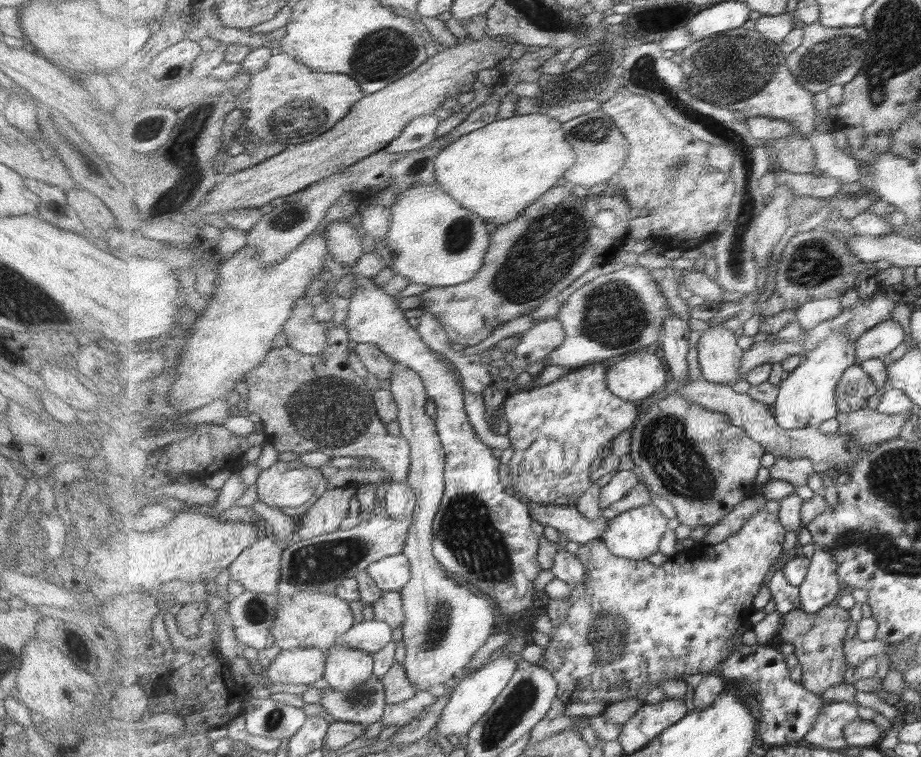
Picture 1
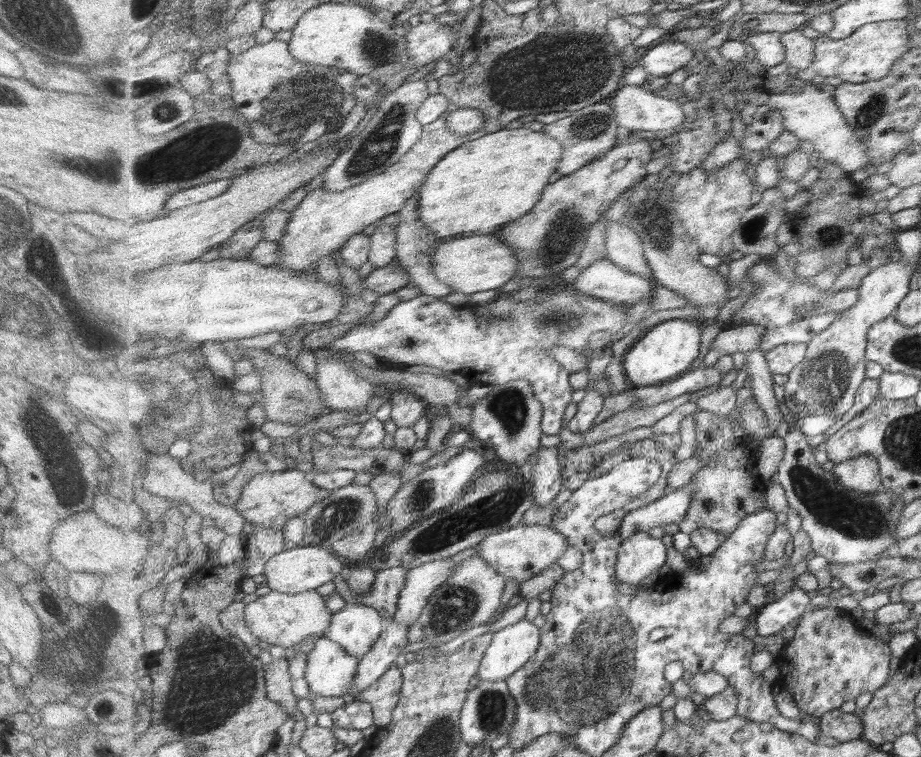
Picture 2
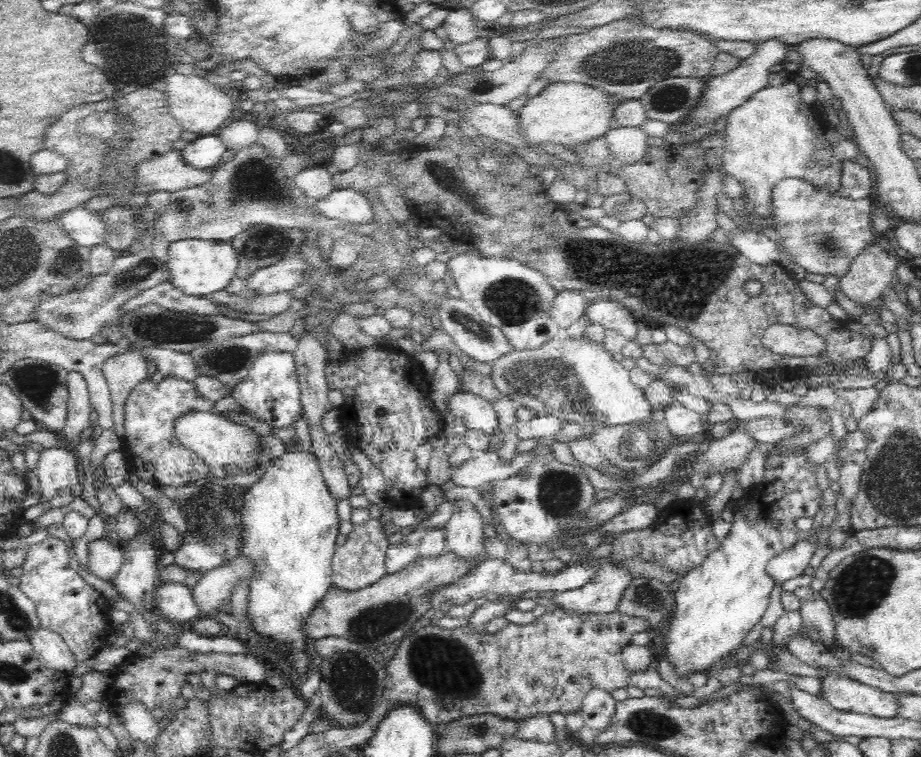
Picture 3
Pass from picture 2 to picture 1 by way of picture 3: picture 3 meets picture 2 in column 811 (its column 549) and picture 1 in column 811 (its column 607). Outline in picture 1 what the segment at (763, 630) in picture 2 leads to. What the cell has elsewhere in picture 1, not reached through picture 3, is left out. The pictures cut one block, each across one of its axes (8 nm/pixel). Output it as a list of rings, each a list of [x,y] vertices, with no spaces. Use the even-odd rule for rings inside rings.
[[[814,544],[814,554],[810,558],[811,564],[805,582],[800,586],[801,609],[805,612],[819,612],[821,608],[828,607],[835,598],[839,596],[841,584],[839,580],[841,576],[837,574],[837,562],[833,560],[833,552],[829,552],[827,548]]]

